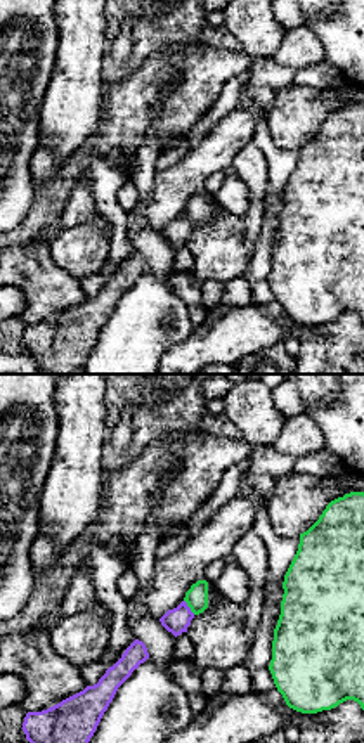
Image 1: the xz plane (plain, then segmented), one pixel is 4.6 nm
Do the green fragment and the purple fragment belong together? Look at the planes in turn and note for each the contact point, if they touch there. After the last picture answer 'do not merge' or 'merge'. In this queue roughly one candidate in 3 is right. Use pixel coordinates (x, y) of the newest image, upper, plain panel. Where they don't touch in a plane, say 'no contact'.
meets green at (188, 217)

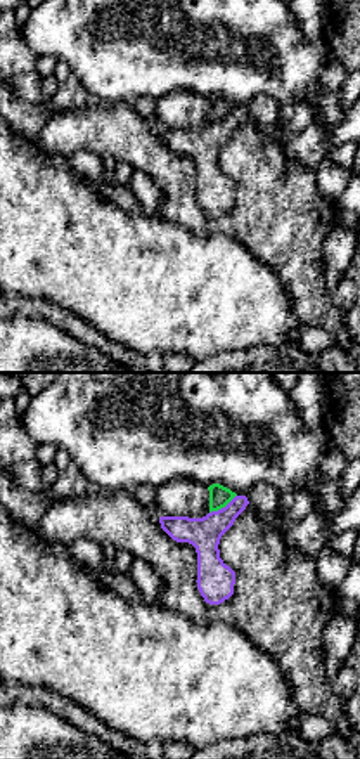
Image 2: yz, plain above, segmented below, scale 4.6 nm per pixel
meets green at (222, 118)

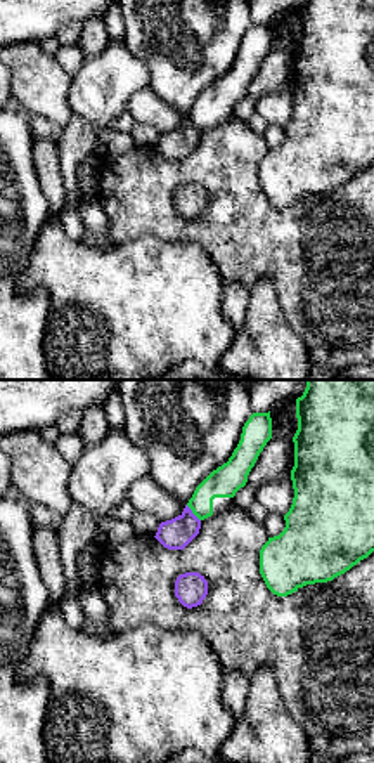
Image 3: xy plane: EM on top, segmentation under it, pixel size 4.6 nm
meets green at (193, 123)

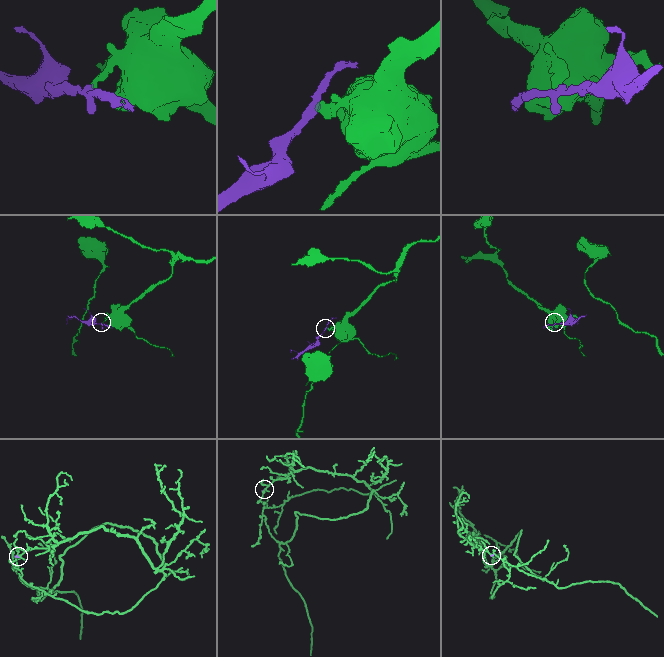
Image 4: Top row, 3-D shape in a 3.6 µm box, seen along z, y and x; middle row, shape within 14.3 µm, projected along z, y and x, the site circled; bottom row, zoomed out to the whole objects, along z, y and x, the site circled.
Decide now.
do not merge

